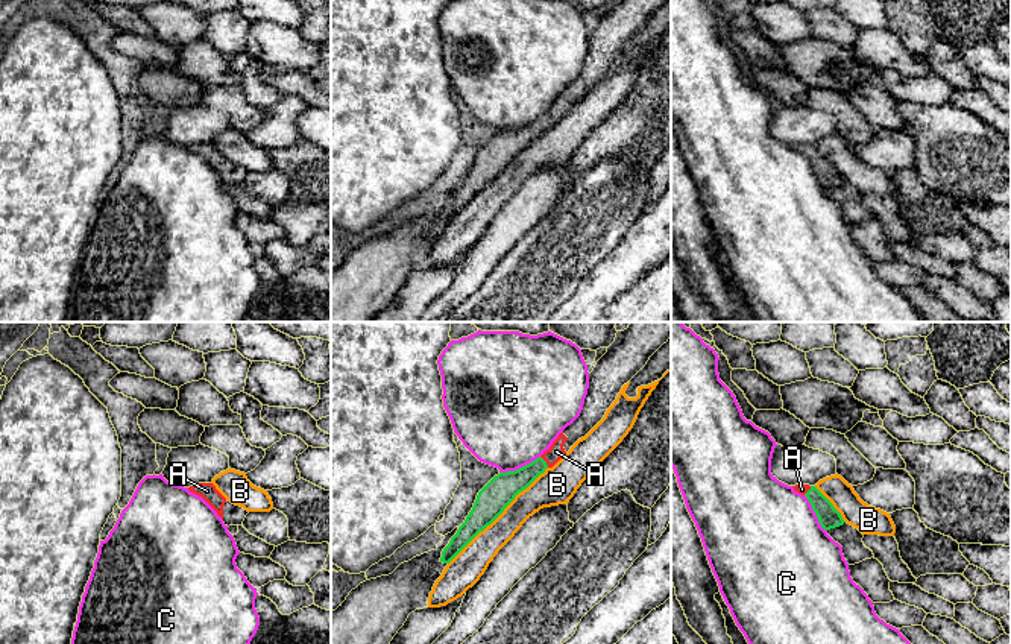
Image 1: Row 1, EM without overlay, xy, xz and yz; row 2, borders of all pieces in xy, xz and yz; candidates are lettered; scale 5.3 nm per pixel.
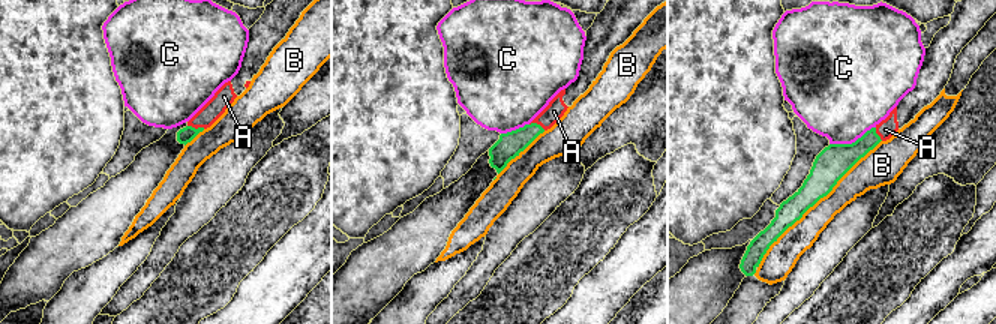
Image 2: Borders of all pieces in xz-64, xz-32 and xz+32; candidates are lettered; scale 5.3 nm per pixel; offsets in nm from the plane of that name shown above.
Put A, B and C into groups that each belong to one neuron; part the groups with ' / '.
A / B / C

